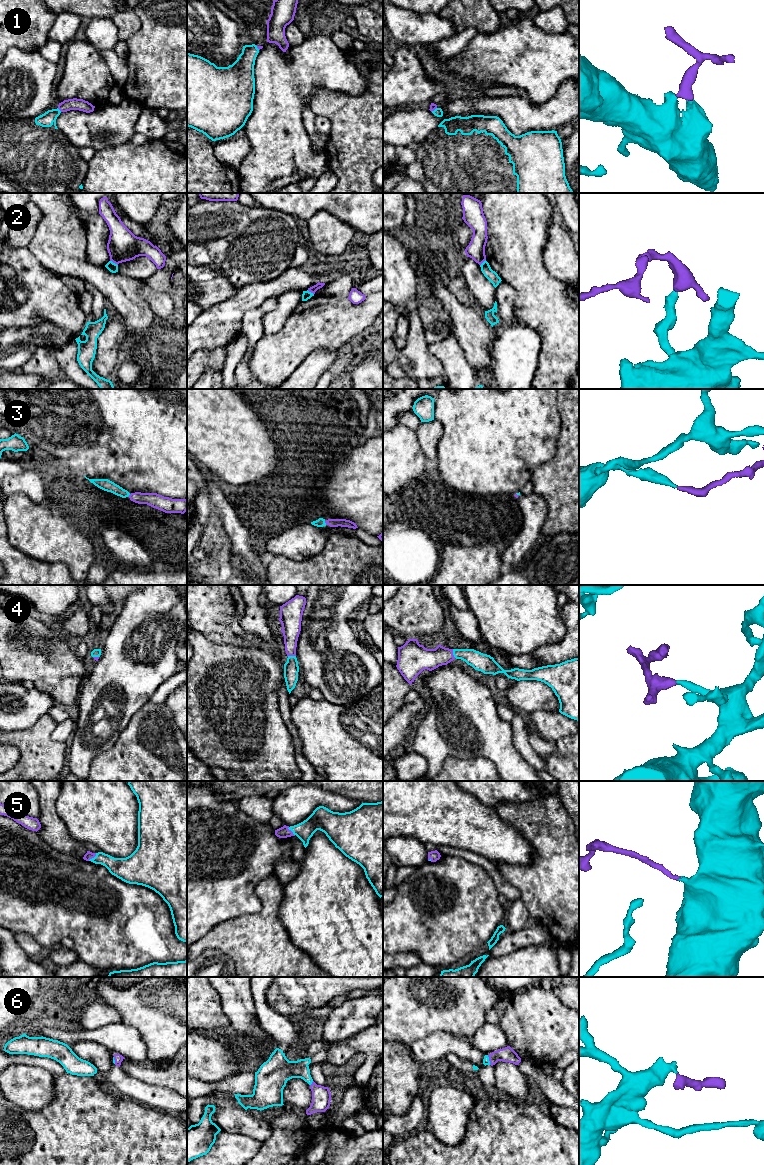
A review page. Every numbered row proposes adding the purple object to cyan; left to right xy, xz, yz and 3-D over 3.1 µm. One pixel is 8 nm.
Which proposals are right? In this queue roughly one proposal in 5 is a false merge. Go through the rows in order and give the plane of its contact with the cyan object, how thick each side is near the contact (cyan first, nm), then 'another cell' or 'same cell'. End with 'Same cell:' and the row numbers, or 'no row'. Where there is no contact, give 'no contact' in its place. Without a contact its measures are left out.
1: meets cyan in xy; 110 nm thick on the cyan side, 100 nm on the other; same cell
2: meets cyan in xy; 80 nm thick on the cyan side, 240 nm on the other; another cell
3: meets cyan in xz; 70 nm thick on the cyan side, 60 nm on the other; same cell
4: meets cyan in yz; 140 nm thick on the cyan side, 170 nm on the other; same cell
5: meets cyan in xy; 160 nm thick on the cyan side, 70 nm on the other; same cell
6: meets cyan in xz; 180 nm thick on the cyan side, 160 nm on the other; same cell
Same cell: 1, 3, 4, 5, 6

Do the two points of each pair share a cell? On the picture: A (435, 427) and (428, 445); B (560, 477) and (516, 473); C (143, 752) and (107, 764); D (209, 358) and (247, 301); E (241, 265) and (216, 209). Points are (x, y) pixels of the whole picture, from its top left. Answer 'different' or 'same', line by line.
A: same
B: different
C: same
D: different
E: same

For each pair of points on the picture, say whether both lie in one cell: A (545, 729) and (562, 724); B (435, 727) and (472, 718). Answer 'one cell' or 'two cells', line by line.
A: one cell
B: one cell

